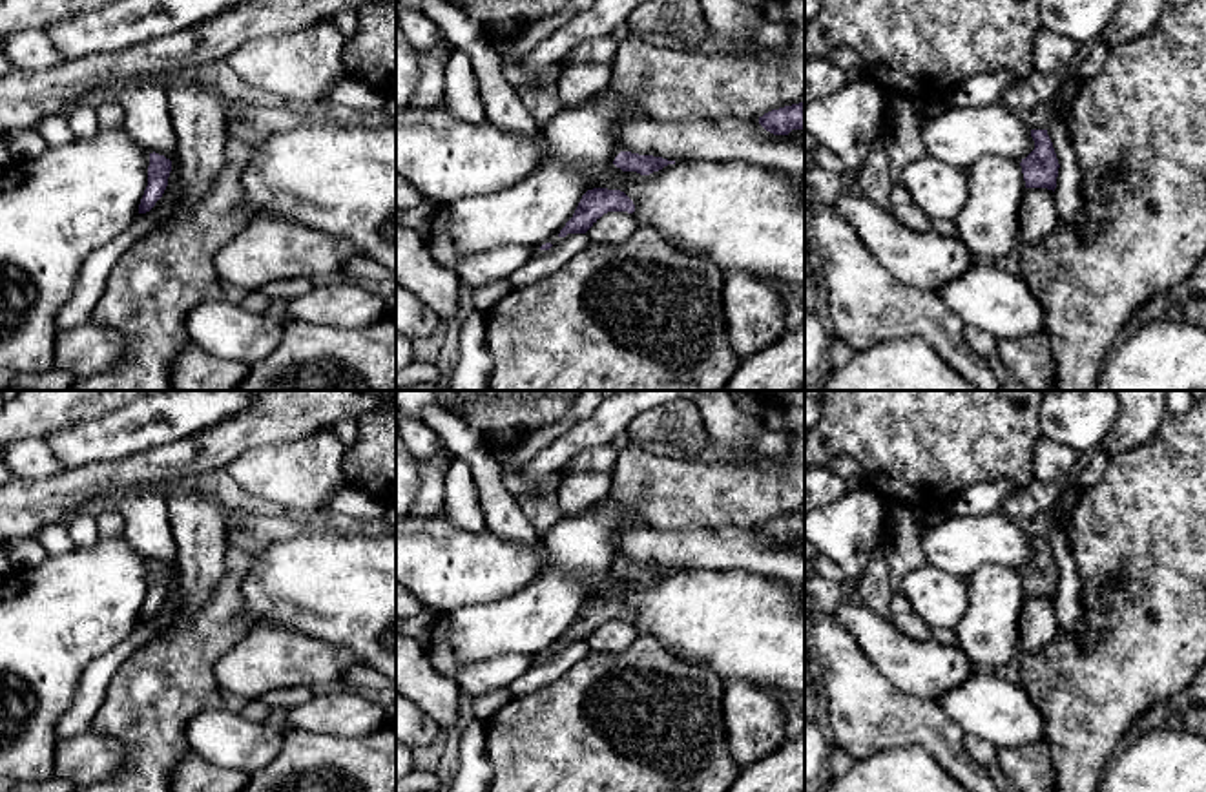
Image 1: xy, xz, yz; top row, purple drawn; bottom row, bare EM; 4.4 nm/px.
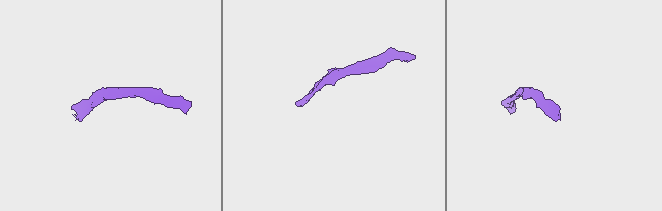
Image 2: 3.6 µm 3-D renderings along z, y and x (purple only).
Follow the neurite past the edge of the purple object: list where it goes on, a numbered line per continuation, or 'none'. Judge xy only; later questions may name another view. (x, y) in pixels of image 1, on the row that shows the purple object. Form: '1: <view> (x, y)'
none

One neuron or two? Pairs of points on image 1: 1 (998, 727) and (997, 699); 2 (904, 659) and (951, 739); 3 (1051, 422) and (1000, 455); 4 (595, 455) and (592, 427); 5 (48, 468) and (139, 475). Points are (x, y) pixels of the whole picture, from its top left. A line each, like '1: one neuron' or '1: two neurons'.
1: one neuron
2: two neurons
3: two neurons
4: two neurons
5: two neurons

